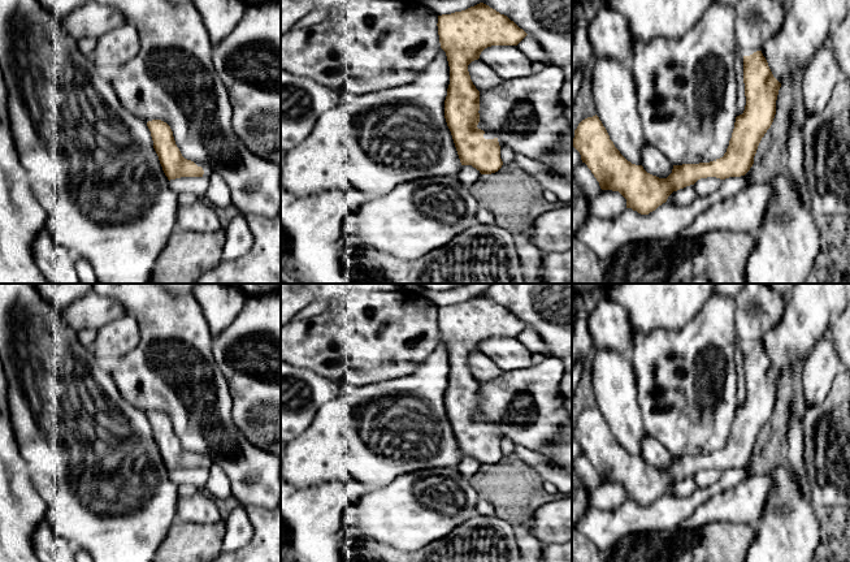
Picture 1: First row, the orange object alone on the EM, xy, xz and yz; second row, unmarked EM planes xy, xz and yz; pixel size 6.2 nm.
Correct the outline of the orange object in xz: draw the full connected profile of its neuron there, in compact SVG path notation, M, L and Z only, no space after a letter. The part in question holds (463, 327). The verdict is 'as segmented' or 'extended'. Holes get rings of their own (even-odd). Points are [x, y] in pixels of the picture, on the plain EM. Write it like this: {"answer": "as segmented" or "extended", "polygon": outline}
{"answer": "extended", "polygon": "M480 294L461 303L438 307L441 340L446 343L450 358L450 376L444 392L444 410L451 423L461 457L472 457L481 466L498 463L503 453L500 437L493 424L478 420L480 382L473 376L468 356L480 350L481 343L491 337L517 337L528 325L507 307Z"}

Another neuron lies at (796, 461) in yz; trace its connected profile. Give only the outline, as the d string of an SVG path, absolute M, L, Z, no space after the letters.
M795 414L789 418L788 427L788 464L790 466L794 479L799 484L802 493L810 501L811 489L806 474L805 461L803 461L803 429L802 419Z

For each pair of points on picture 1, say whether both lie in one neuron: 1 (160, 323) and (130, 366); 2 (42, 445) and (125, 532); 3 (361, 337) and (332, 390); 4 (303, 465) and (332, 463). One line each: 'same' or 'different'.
1: same
2: same
3: different
4: same

